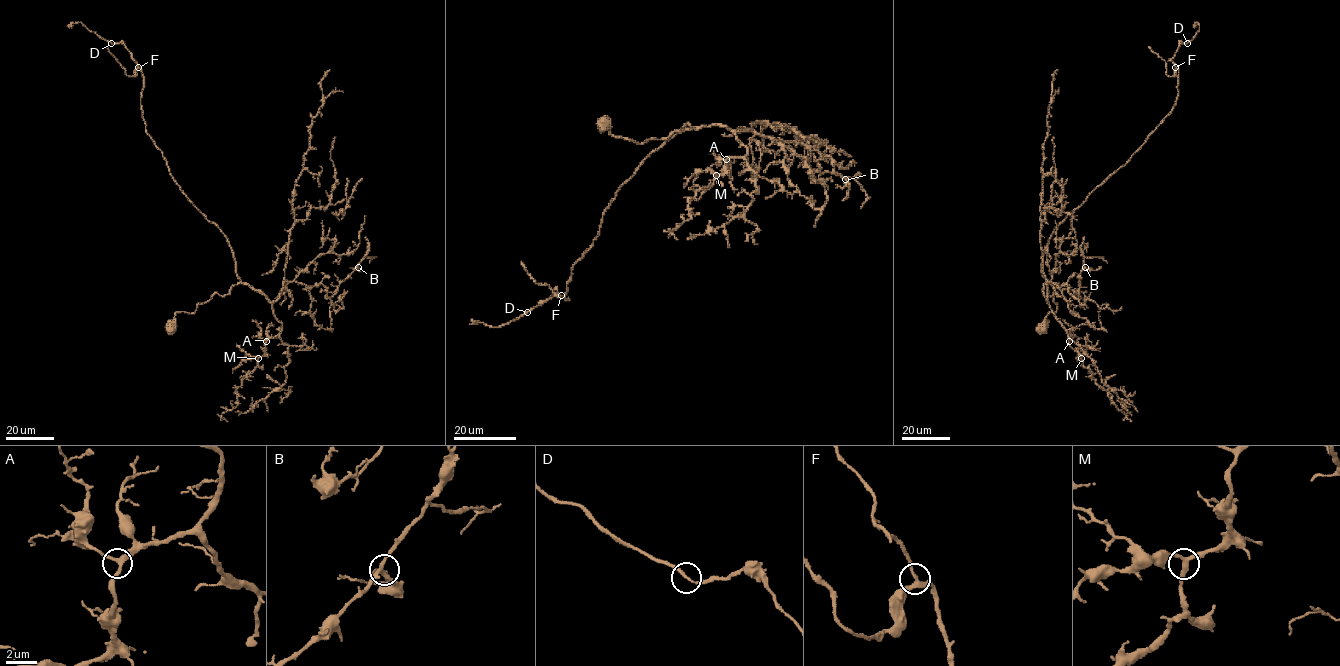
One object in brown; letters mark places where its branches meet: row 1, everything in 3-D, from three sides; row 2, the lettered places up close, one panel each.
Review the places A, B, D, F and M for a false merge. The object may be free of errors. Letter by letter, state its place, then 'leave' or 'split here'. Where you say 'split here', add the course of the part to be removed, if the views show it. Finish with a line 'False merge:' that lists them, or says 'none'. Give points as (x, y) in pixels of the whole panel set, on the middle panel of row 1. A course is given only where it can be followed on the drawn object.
A: at (726, 159); leave
B: at (845, 179); leave
D: at (527, 312); leave
F: at (561, 295); leave
M: at (716, 175); leave
False merge: none

